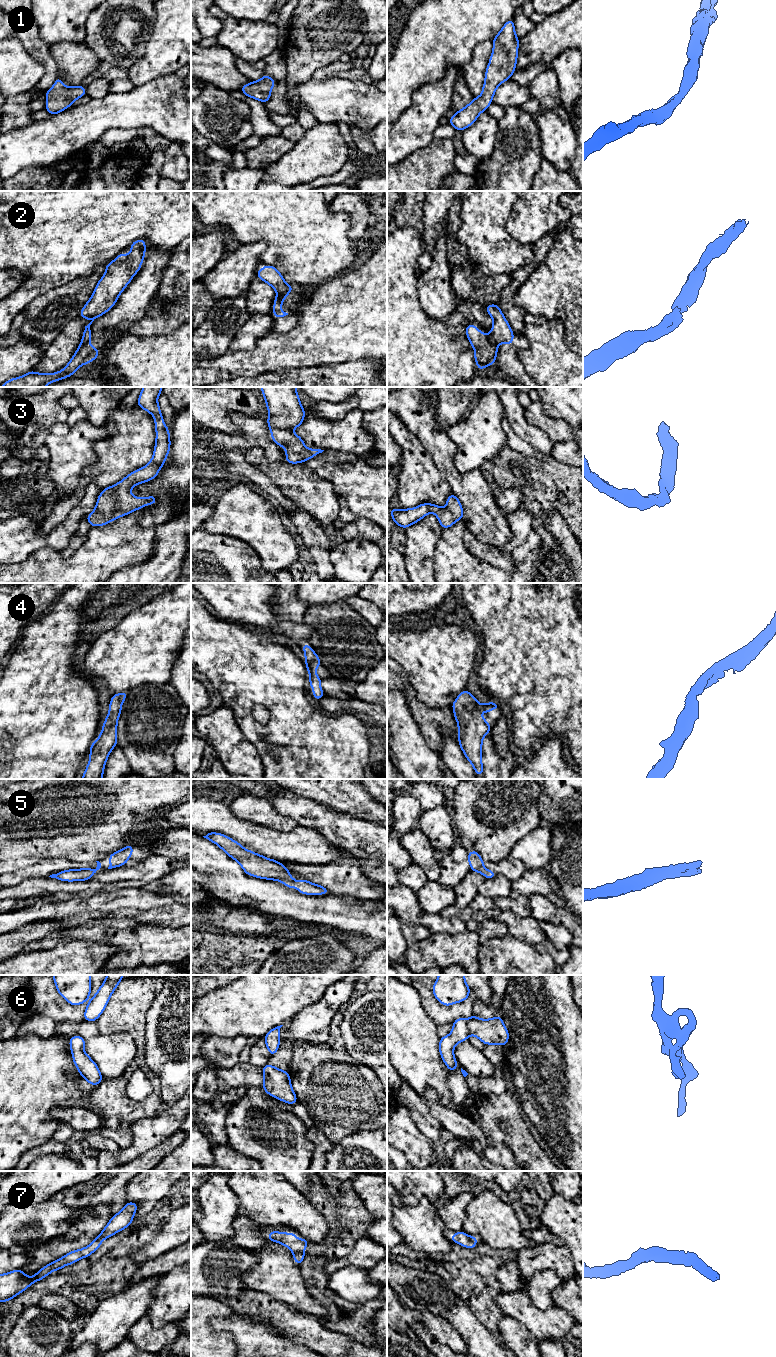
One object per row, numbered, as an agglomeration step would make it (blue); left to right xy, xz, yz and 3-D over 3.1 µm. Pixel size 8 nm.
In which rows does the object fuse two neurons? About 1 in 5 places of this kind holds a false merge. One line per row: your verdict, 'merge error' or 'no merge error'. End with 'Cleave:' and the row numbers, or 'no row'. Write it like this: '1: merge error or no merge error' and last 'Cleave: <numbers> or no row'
1: no merge error
2: merge error
3: no merge error
4: no merge error
5: no merge error
6: no merge error
7: no merge error
Cleave: 2

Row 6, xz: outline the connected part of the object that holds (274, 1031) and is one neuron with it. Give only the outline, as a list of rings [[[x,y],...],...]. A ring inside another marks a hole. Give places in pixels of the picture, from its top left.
[[[283,1025],[272,1028],[264,1037],[266,1046],[271,1056],[275,1055],[280,1045],[280,1028]]]

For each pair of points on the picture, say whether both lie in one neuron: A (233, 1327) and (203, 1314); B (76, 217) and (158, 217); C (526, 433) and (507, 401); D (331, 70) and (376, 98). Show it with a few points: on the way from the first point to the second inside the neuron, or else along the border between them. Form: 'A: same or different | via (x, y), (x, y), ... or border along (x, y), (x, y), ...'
A: different | border along (234, 1314), (213, 1317), (209, 1324)
B: same | via (96, 217), (138, 217)
C: same | via (519, 425), (513, 409)
D: different | border along (336, 76), (313, 79)

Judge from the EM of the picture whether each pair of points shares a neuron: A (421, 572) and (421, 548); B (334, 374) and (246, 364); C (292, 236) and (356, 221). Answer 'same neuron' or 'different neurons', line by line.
A: same neuron
B: different neurons
C: different neurons

